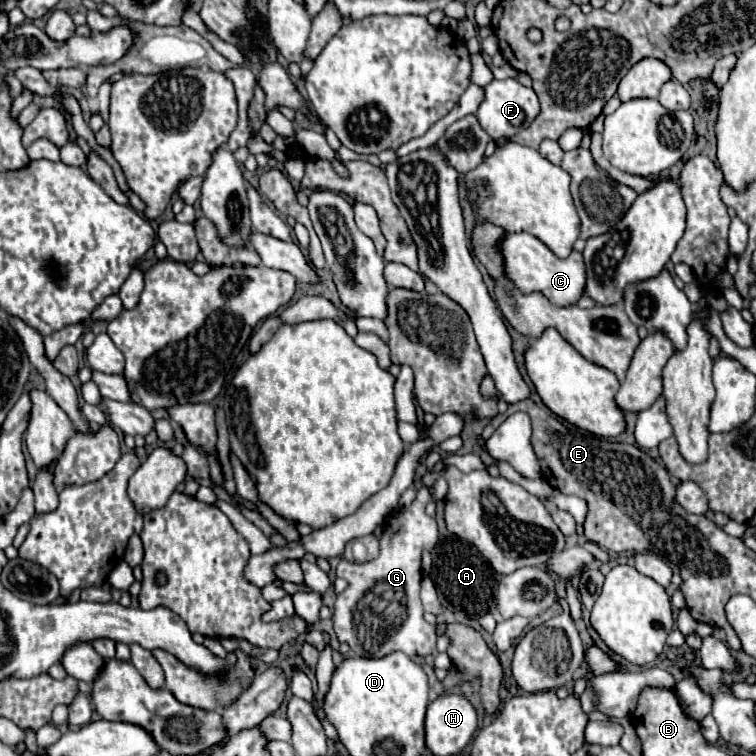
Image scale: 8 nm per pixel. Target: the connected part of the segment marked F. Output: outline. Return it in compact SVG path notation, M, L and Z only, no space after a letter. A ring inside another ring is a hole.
M494 79L492 83L488 83L484 87L486 97L480 105L480 109L476 111L476 117L480 121L480 125L484 127L484 131L494 139L502 139L502 137L512 137L516 133L520 133L522 129L526 129L540 113L540 101L534 93L532 87L524 87L518 79L504 79L498 81Z

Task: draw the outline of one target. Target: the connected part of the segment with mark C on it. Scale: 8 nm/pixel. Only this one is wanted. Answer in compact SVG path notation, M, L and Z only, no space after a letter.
M504 233L504 237L498 243L500 255L504 259L504 277L514 283L514 287L528 295L528 293L542 293L550 303L558 307L574 305L580 295L584 293L584 283L586 283L586 271L584 271L584 261L582 253L572 251L570 257L560 259L556 257L540 239L536 239L530 233Z

